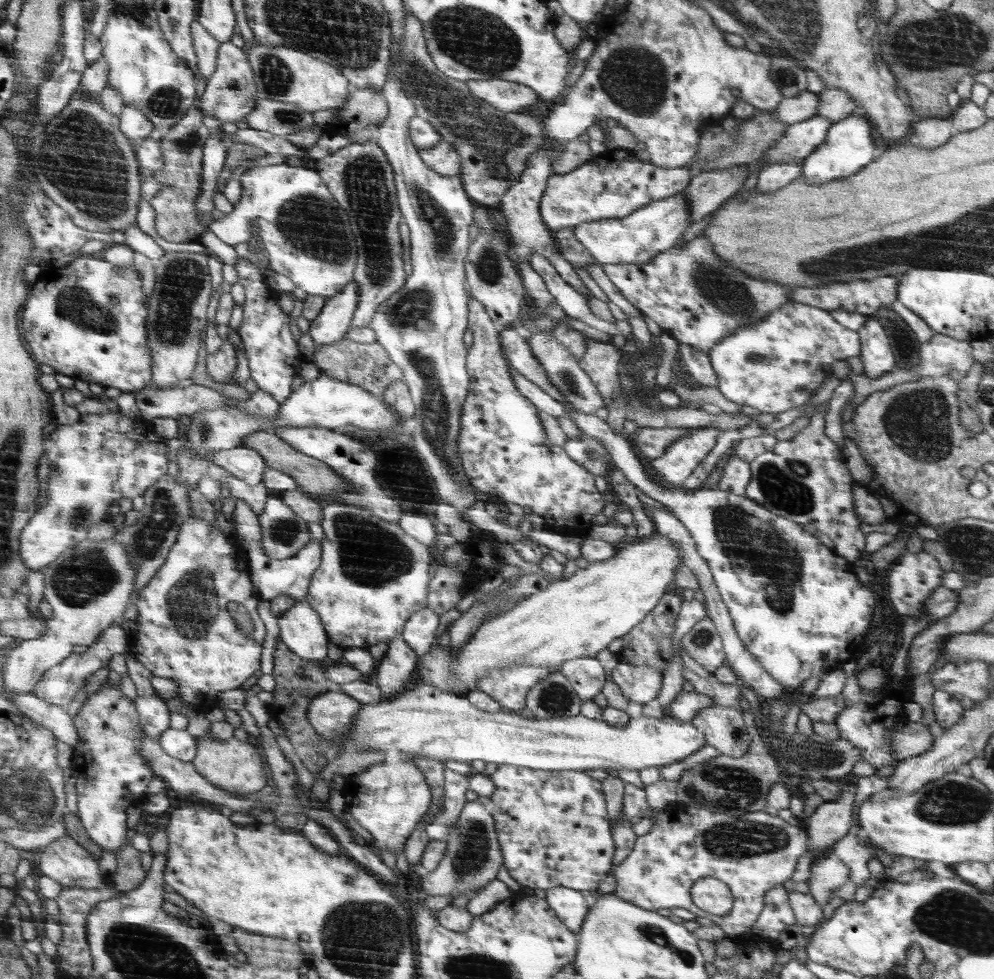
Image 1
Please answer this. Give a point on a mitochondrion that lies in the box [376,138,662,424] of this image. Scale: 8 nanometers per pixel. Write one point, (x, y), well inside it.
(442, 228)

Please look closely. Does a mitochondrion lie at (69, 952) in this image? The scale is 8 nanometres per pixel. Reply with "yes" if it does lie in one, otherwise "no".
no

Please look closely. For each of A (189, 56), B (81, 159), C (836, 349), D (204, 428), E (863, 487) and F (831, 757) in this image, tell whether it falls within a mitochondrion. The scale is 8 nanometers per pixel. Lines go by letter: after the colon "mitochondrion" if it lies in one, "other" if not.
A: other
B: mitochondrion
C: other
D: mitochondrion
E: other
F: mitochondrion

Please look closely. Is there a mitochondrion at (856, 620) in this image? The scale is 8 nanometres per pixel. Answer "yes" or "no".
no

